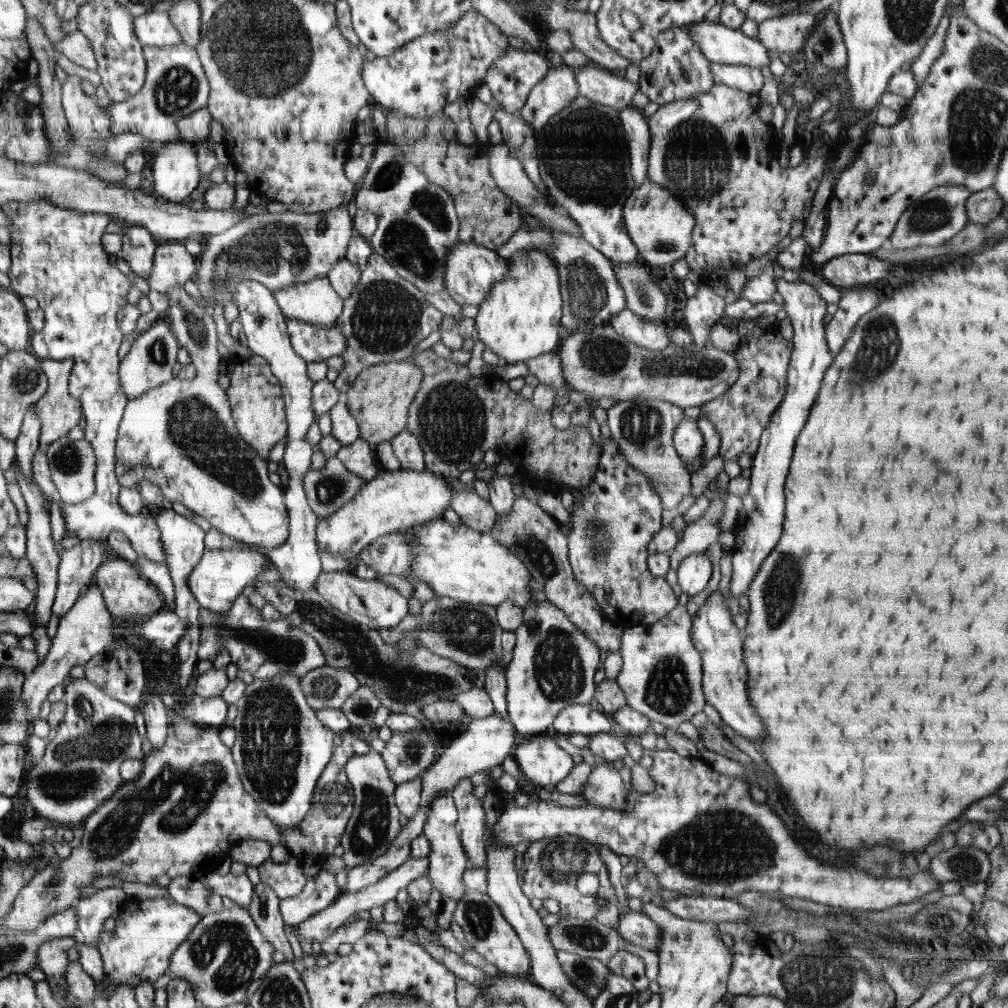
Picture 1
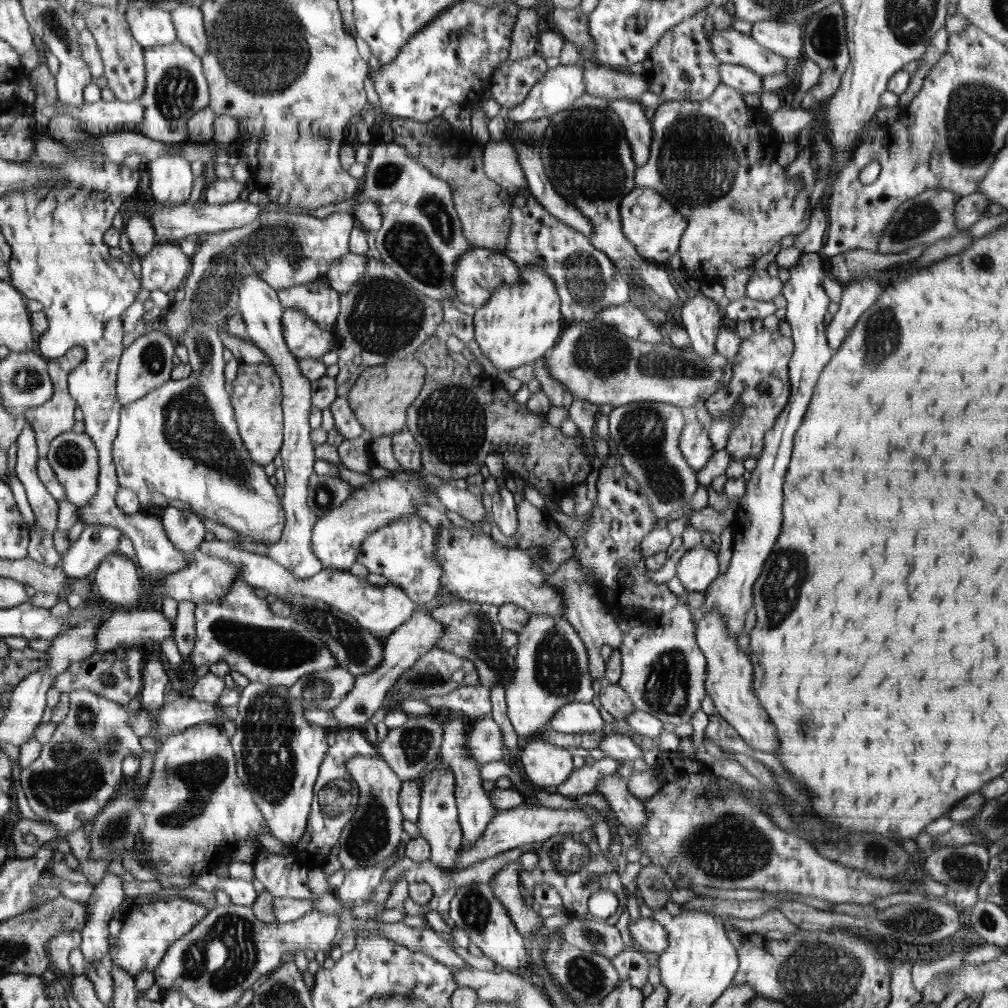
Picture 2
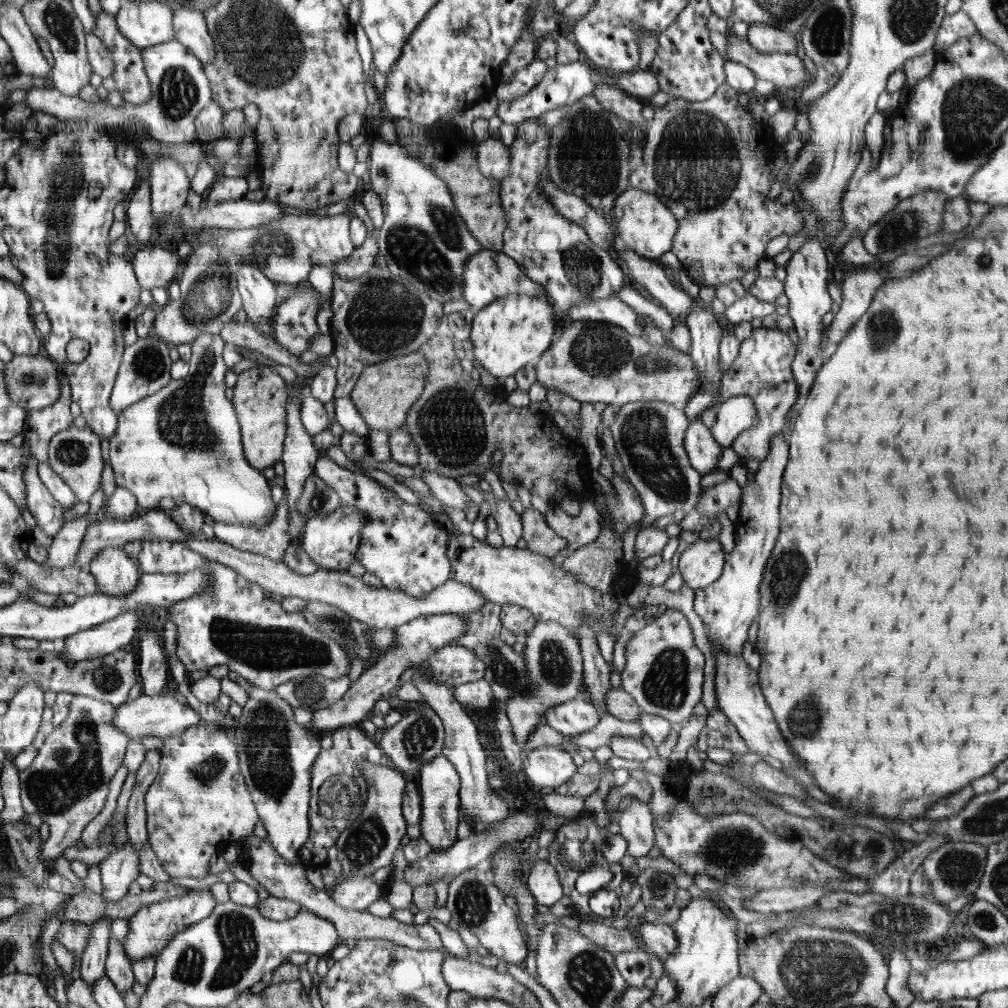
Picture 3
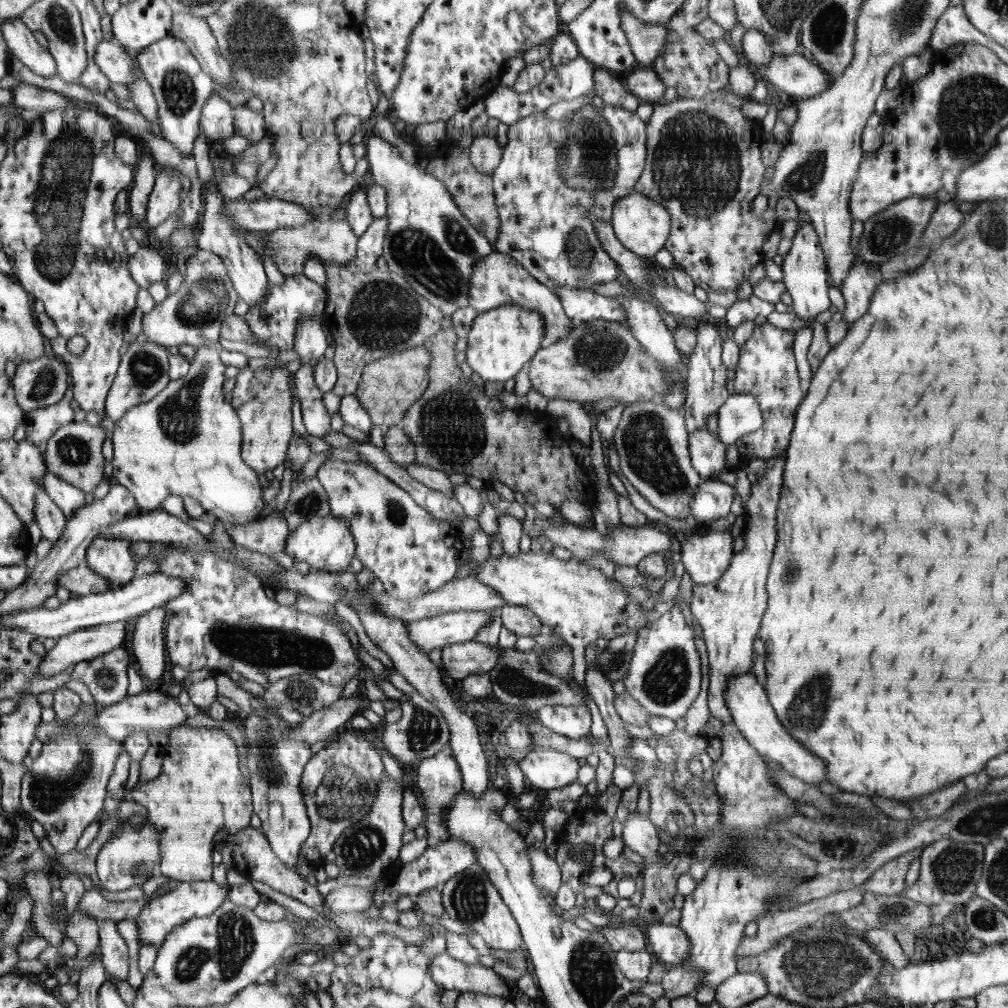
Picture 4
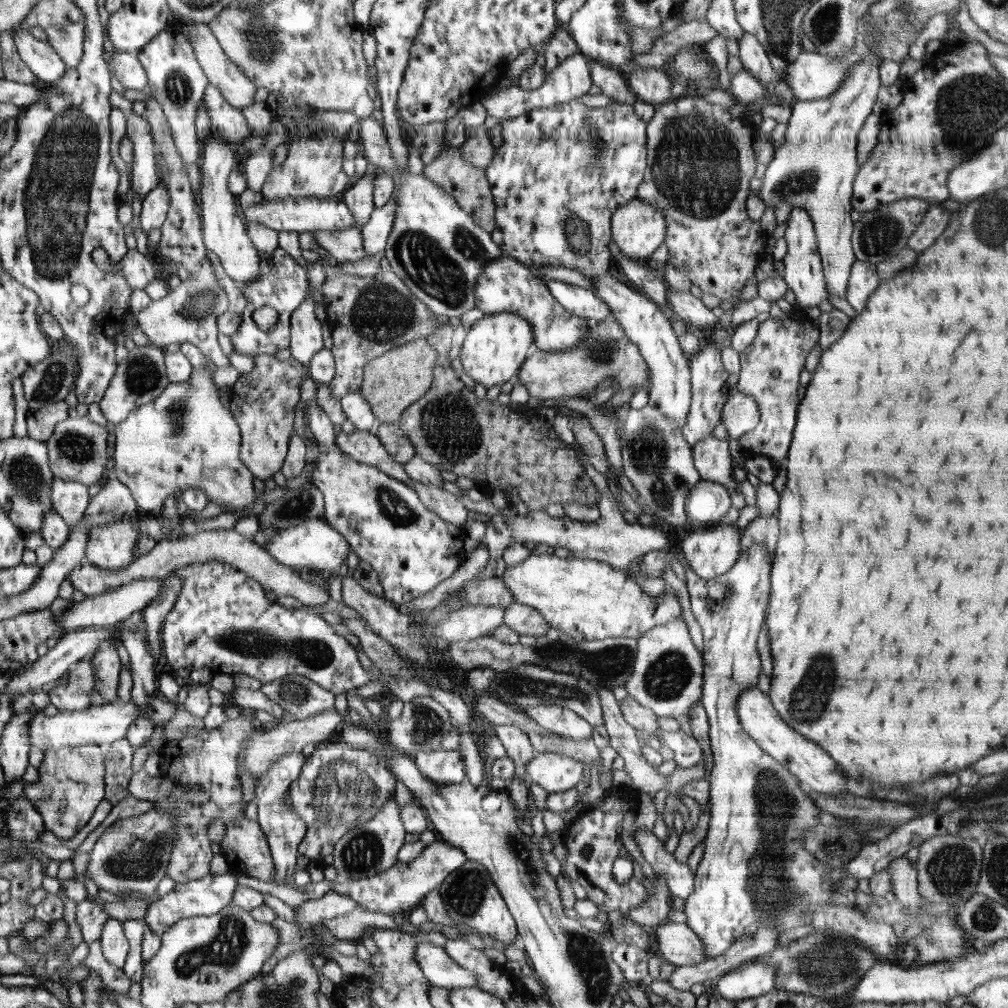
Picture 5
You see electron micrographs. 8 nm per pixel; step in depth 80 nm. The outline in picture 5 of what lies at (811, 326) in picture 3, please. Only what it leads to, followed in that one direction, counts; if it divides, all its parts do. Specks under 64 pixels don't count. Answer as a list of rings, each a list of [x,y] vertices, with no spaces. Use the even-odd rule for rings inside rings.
[[[798,208],[791,210],[789,218],[786,219],[786,226],[784,240],[787,244],[787,253],[783,258],[785,266],[783,279],[796,296],[797,311],[805,315],[809,308],[818,308],[823,301],[828,300],[823,266],[817,249],[815,226],[808,211]]]

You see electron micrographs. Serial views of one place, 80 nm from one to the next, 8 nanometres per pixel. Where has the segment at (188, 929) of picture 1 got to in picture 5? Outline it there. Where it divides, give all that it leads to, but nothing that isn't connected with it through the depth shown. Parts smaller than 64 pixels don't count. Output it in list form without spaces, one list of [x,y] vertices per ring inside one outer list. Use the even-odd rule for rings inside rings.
[[[232,871],[222,874],[222,876],[208,874],[204,878],[176,883],[174,889],[168,894],[161,896],[158,901],[149,905],[143,920],[144,926],[146,926],[146,930],[152,930],[158,936],[162,936],[168,928],[173,927],[180,920],[215,915],[233,902],[238,886],[238,881]]]

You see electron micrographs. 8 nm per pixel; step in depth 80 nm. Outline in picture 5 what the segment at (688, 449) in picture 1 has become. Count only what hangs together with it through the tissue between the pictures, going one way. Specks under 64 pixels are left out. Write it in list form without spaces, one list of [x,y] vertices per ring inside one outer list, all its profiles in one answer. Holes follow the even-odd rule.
[[[712,436],[696,443],[692,448],[694,464],[701,478],[725,486],[733,506],[741,511],[745,506],[744,495],[740,491],[741,483],[732,477],[735,465],[729,442]]]

